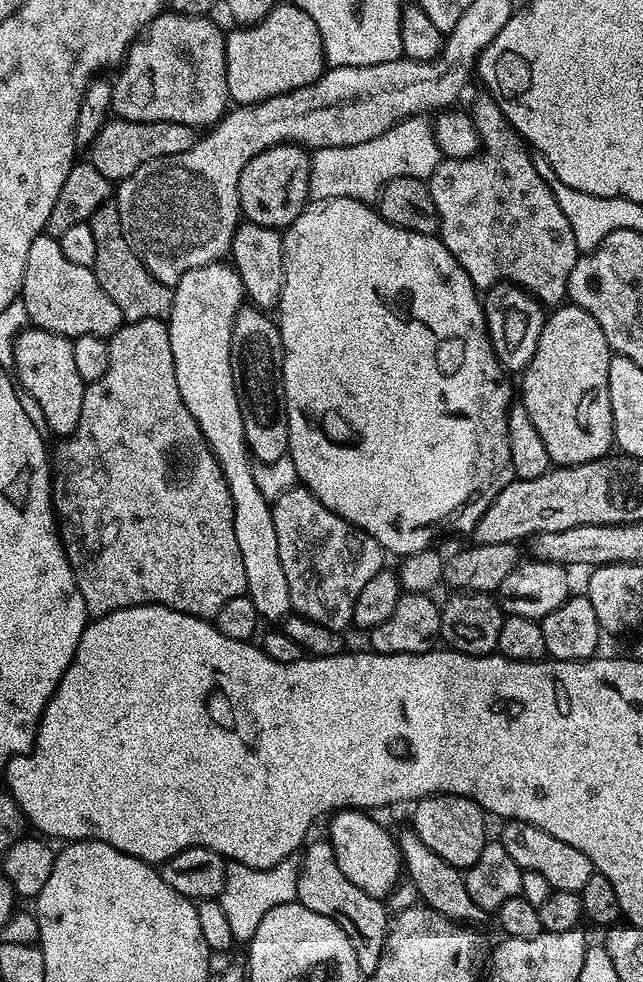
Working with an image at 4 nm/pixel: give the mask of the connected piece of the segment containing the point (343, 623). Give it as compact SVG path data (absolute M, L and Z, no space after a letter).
M303 486L286 490L271 505L278 534L278 559L286 573L286 586L290 586L292 612L327 628L349 627L362 586L385 567L384 547L338 514L326 510Z

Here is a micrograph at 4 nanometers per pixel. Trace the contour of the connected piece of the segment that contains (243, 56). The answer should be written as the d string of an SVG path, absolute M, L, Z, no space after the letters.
M290 2L277 3L276 7L270 10L270 14L266 14L257 24L236 26L233 27L233 29L232 33L229 31L224 37L224 45L226 46L226 86L228 87L229 101L231 101L233 105L257 104L263 100L274 98L278 94L286 94L290 90L298 90L302 86L310 86L326 70L322 34L318 34L318 26L314 26L314 18L310 18L310 14L306 14L306 10L298 10L298 6L294 6Z

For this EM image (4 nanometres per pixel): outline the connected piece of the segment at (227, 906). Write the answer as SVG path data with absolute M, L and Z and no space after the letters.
M292 858L278 862L278 866L273 868L251 868L241 864L228 864L226 882L218 899L222 910L226 910L230 930L237 942L251 940L258 930L258 922L262 922L262 918L266 918L266 914L269 910L274 910L274 906L290 904L296 900L299 873L299 863Z

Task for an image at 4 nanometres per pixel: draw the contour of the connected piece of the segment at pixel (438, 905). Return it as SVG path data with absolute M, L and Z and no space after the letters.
M404 826L400 834L398 832L398 845L403 863L406 865L407 879L414 886L423 907L442 914L455 924L480 926L486 919L486 913L478 907L474 898L470 898L470 890L466 890L464 872L461 869L450 866L445 860L438 858L438 854L434 854L434 850L430 850L430 846L426 846L410 826Z

